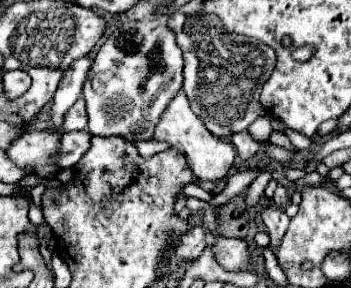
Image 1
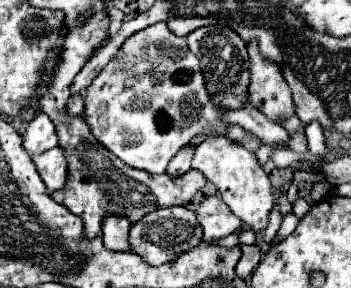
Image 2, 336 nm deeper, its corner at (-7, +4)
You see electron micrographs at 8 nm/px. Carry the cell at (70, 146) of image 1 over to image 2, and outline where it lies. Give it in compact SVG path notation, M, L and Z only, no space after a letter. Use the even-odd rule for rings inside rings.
M51 148L39 156L33 156L33 162L49 190L49 194L61 190L67 180L67 160L61 148Z

